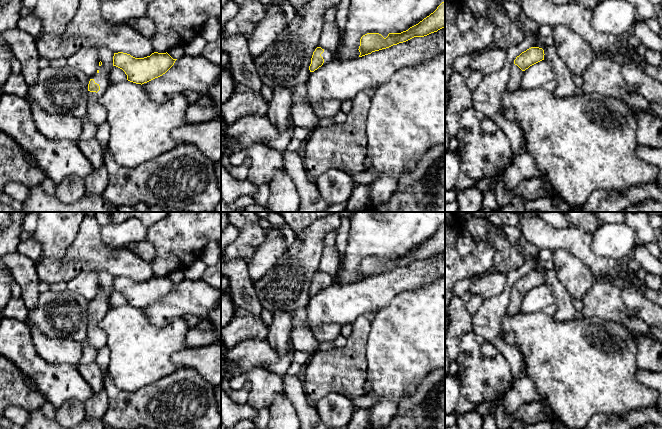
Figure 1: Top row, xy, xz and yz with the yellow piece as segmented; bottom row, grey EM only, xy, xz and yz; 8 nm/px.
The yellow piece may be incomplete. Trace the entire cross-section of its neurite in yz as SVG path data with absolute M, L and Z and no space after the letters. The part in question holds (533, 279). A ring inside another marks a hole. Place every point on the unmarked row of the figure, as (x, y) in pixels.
M531 271L517 280L510 293L506 314L509 316L515 316L521 313L520 307L523 296L530 290L544 284L544 279L544 274L542 272Z

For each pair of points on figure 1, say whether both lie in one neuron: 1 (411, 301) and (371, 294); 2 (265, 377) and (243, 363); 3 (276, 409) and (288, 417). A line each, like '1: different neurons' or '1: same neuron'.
1: different neurons
2: different neurons
3: same neuron

